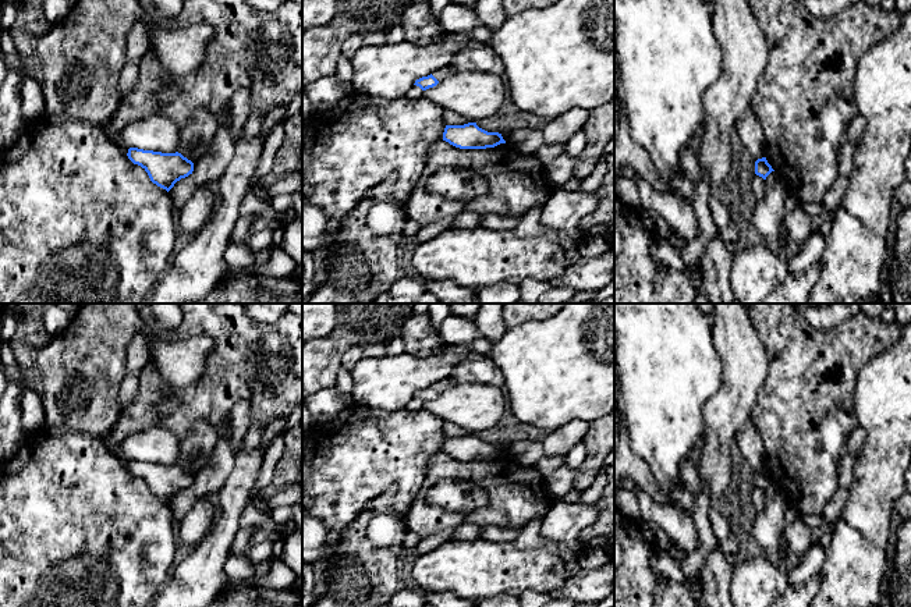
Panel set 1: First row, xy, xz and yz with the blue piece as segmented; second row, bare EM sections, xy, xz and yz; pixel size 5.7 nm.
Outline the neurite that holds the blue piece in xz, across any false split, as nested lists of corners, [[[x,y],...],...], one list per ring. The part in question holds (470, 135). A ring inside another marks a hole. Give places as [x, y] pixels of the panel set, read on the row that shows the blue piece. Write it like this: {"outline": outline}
{"outline": [[[476,123],[446,125],[443,141],[460,149],[486,149],[506,143],[501,134],[488,132],[479,128]]]}

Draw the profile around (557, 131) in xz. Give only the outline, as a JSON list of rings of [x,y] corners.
[[[574,107],[561,117],[547,120],[542,127],[545,145],[564,145],[573,135],[584,129],[589,111]]]

